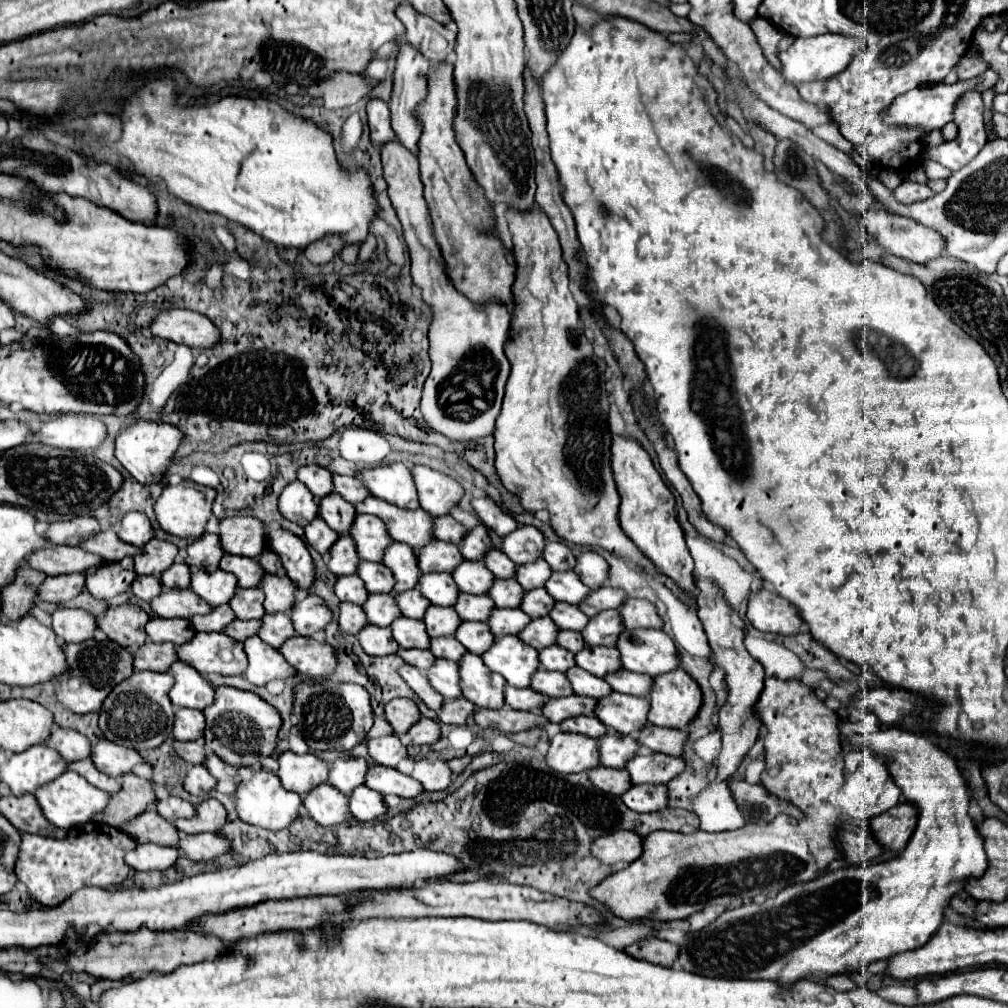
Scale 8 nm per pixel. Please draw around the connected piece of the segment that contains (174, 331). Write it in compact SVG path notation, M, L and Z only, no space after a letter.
M168 310L152 322L150 330L154 336L190 348L214 348L220 344L220 330L206 316L192 310Z

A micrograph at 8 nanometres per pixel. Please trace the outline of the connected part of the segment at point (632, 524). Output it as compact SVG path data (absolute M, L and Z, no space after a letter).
M614 436L614 444L610 450L610 466L614 472L614 482L620 494L620 526L622 530L632 538L632 542L642 550L644 556L654 560L654 566L660 568L662 574L670 576L682 590L694 594L696 584L692 578L694 560L688 552L688 546L684 542L684 532L680 524L676 522L674 512L674 494L668 490L656 468L652 466L652 460L648 452L636 442L636 438L626 436Z

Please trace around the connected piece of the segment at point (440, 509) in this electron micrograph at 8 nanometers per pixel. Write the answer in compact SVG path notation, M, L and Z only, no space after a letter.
M412 466L412 472L420 496L420 506L432 516L448 514L464 496L464 488L454 478L434 468Z

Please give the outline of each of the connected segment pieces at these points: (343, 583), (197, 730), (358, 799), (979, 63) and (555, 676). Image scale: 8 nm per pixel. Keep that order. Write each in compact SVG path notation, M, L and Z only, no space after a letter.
M342 576L336 582L336 596L342 602L352 602L352 604L364 604L366 602L366 586L362 584L360 576Z
M178 708L174 722L174 738L180 742L198 740L204 736L204 714L192 708Z
M358 786L352 794L350 794L350 812L356 820L360 822L370 822L376 820L380 816L386 814L386 802L384 796L370 790L368 786Z
M978 56L978 58L964 58L960 64L958 64L958 78L960 80L972 80L972 78L978 78L986 68L990 68L990 64Z
M540 668L532 676L532 688L548 698L562 698L562 696L574 694L564 672L548 672L544 668Z

